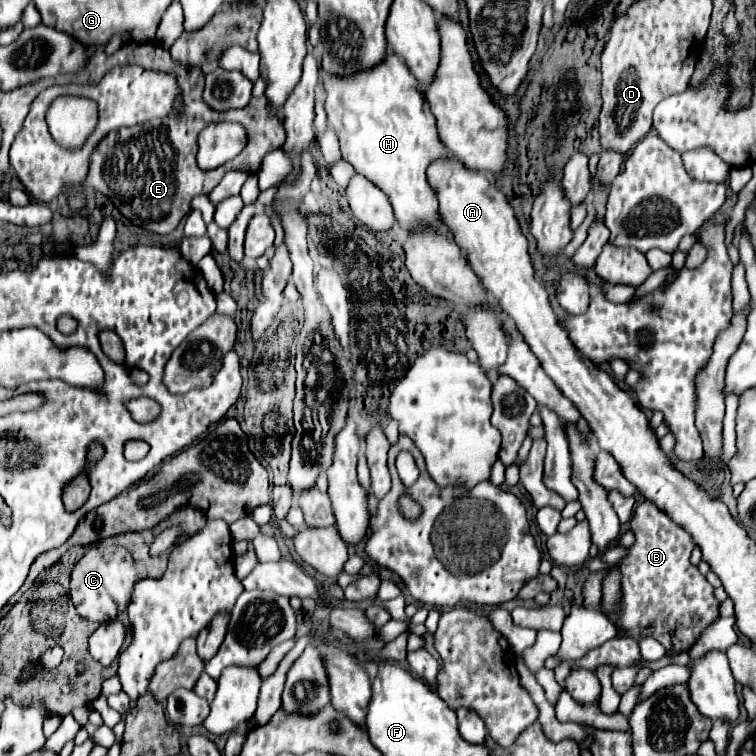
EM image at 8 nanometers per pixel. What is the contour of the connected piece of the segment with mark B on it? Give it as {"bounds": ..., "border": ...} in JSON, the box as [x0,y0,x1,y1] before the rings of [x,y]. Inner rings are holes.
{"bounds":[611,501,719,655],"border":[[[645,501],[635,507],[635,515],[631,519],[631,531],[635,533],[637,541],[629,547],[629,555],[621,561],[621,573],[623,573],[623,607],[617,615],[611,615],[611,619],[619,625],[623,631],[623,637],[655,637],[661,641],[667,649],[667,655],[687,653],[699,635],[719,617],[719,601],[713,597],[713,587],[707,583],[705,575],[699,573],[695,565],[689,563],[691,551],[695,549],[695,543],[691,535],[677,523],[673,523],[667,513],[657,509],[651,501]]]}

